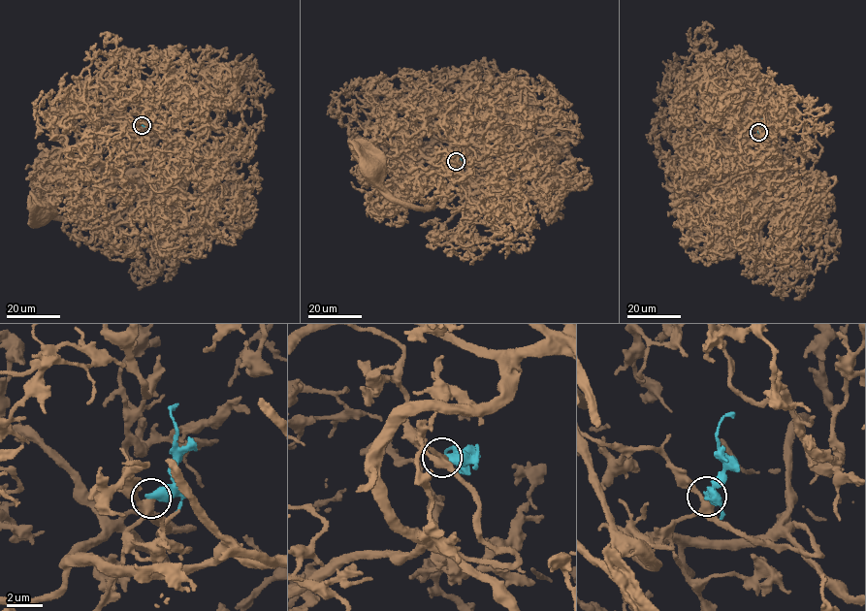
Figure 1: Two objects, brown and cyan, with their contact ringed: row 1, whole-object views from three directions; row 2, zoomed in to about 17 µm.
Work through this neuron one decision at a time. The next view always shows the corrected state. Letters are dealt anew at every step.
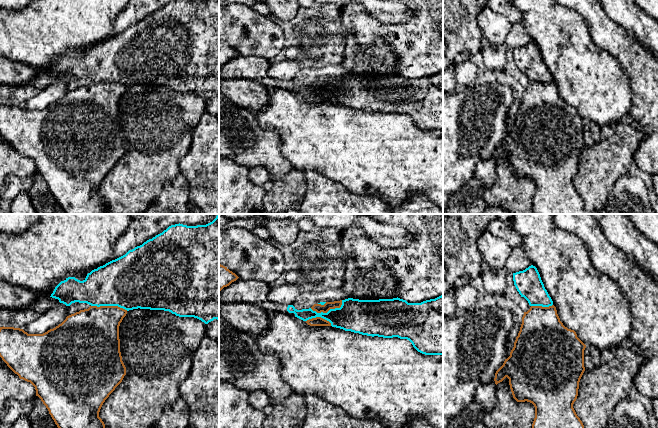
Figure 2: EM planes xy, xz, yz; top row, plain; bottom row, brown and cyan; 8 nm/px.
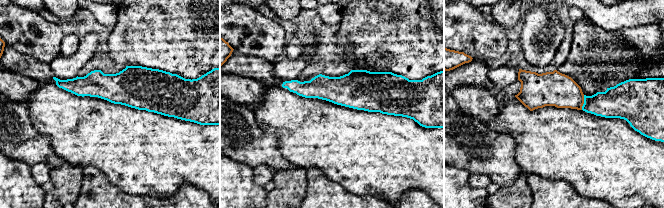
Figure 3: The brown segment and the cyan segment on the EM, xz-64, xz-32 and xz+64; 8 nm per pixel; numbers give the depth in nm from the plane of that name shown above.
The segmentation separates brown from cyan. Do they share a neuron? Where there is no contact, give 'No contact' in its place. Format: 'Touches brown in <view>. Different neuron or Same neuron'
Touches brown in xz. Different neuron

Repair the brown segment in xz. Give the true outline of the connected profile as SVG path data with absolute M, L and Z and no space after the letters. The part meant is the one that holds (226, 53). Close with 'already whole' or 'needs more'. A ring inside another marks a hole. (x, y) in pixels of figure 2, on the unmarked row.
M219 40L219 68L236 57L239 53L227 43Z; already whole

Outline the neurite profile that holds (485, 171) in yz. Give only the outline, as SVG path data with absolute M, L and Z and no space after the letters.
M491 157L476 164L473 177L479 180L485 188L491 187L496 181L496 160Z

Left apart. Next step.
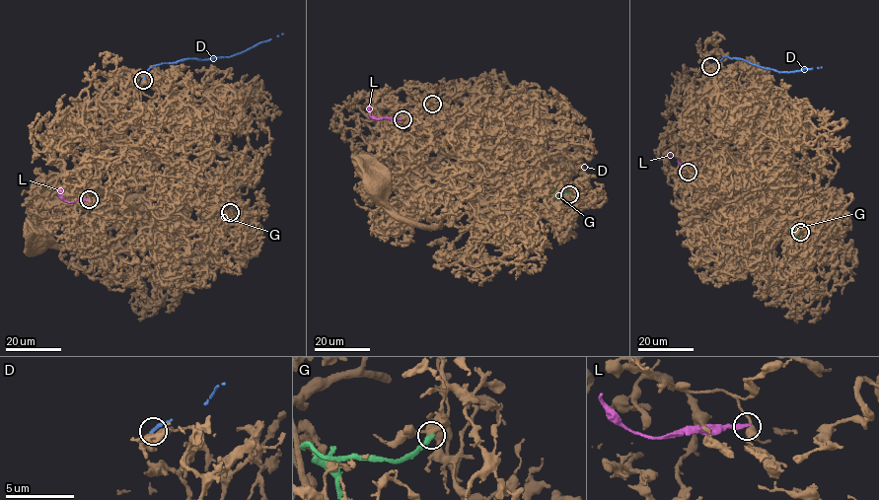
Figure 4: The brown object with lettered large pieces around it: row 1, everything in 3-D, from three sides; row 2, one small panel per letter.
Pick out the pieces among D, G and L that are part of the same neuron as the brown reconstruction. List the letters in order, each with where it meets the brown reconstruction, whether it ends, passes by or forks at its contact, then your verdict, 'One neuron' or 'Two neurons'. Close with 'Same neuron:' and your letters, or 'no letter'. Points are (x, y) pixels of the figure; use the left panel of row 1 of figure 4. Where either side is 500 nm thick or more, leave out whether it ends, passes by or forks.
D: Touches brown at (143, 80). It ends there. Two neurons
G: Touches brown at (230, 212). It ends there. Two neurons
L: Touches brown at (89, 199). It ends there. Two neurons
Same neuron: no letter

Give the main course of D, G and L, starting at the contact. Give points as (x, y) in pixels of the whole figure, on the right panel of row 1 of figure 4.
D: (710, 66), (727, 56), (780, 72), (822, 67)
G: (801, 232), (795, 235), (789, 231), (794, 228), (797, 237), (792, 250)
L: (688, 171), (682, 169), (674, 155), (668, 154)

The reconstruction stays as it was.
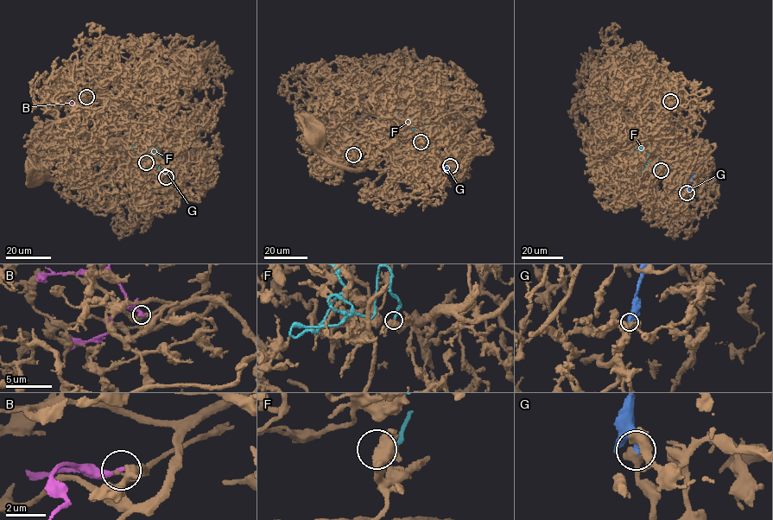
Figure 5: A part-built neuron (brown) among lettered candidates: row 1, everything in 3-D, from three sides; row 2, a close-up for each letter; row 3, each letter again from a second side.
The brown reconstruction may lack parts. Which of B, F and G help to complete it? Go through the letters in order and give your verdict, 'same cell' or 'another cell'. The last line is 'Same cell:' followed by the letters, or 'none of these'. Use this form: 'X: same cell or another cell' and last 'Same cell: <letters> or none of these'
B: another cell
F: another cell
G: same cell
Same cell: G

